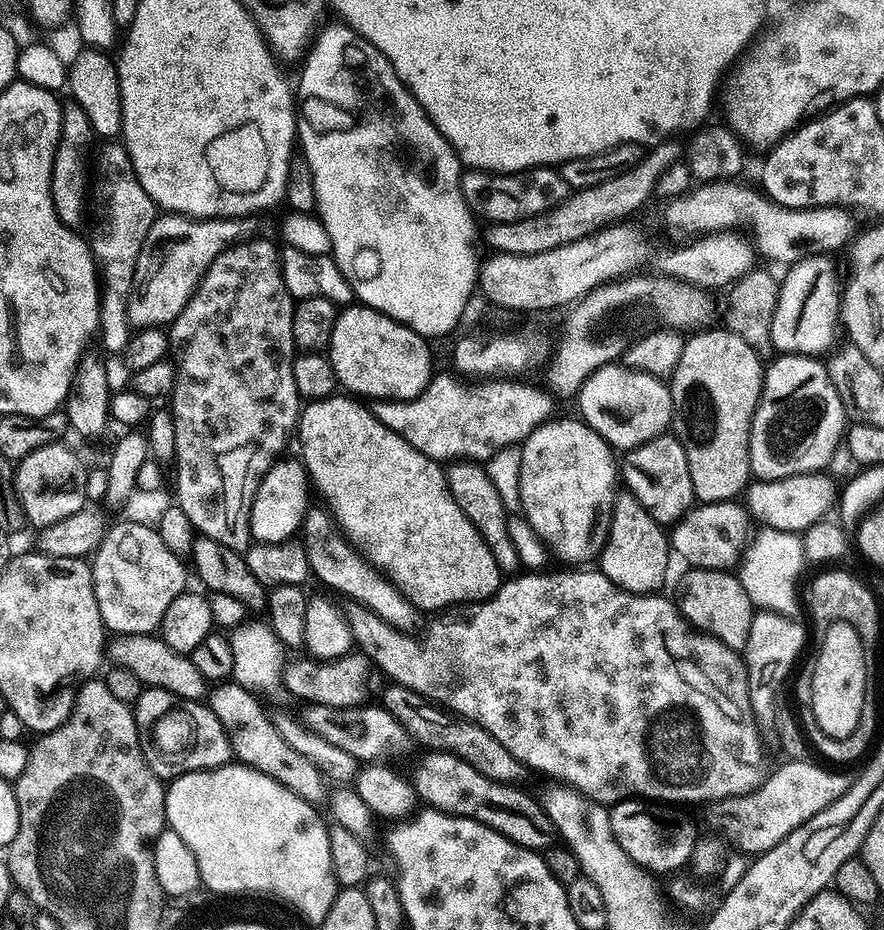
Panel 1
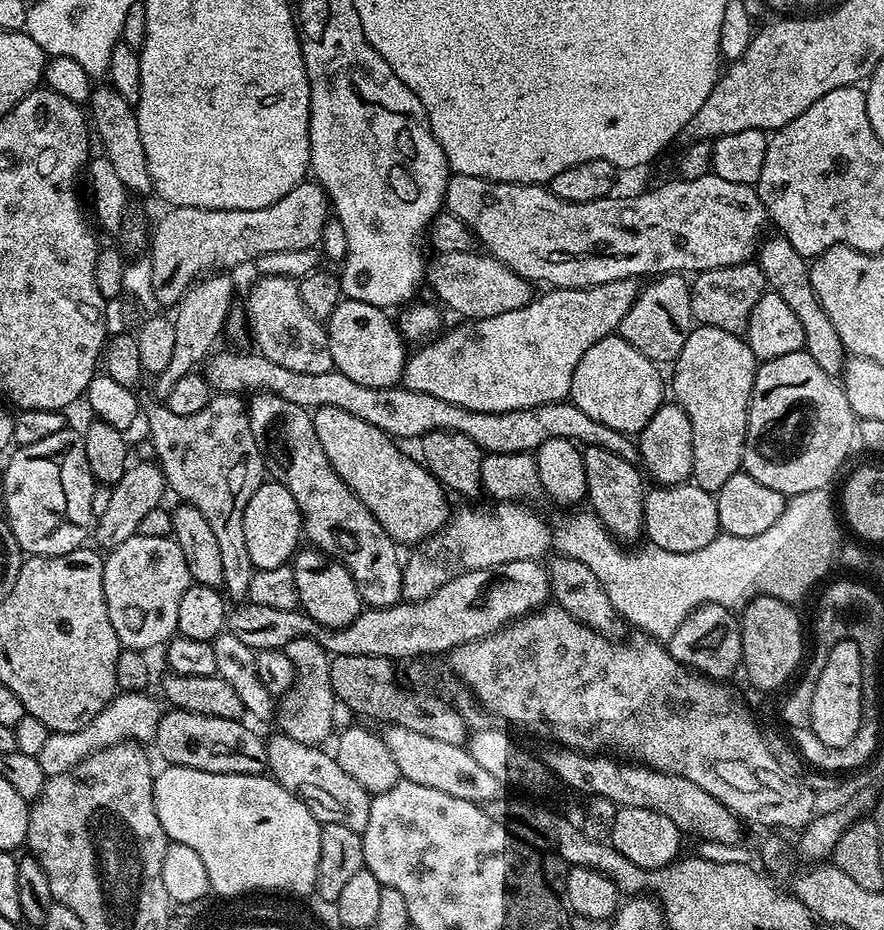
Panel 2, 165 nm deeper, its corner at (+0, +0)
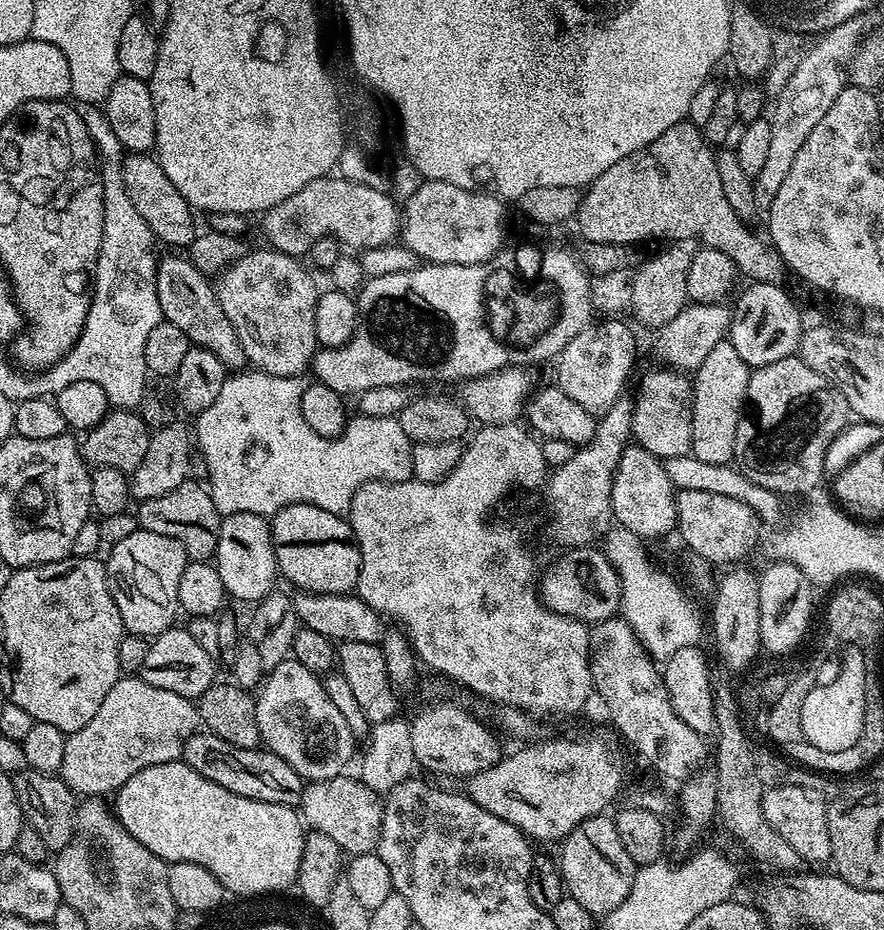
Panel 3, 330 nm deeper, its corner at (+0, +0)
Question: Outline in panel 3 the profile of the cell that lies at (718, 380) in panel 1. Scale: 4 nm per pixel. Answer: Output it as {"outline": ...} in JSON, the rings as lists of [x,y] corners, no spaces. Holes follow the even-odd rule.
{"outline":[[[722,342],[706,354],[706,362],[694,373],[692,391],[692,450],[691,455],[702,458],[702,462],[715,464],[732,464],[736,454],[736,435],[738,422],[746,408],[748,398],[748,377],[750,369],[746,362],[742,362],[742,354],[734,350],[731,342]]]}

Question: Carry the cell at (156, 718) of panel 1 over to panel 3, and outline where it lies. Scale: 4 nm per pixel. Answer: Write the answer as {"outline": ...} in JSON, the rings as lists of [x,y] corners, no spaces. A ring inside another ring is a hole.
{"outline":[[[197,730],[191,736],[184,747],[182,759],[185,764],[198,770],[202,778],[210,778],[210,782],[242,798],[296,806],[300,803],[300,797],[304,795],[305,781],[300,779],[299,774],[287,762],[278,758],[278,754],[263,747],[239,748],[207,730]]]}

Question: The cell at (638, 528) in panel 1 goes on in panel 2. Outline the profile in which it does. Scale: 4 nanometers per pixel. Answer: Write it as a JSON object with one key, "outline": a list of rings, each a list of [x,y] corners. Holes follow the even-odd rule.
{"outline":[[[585,447],[582,455],[588,479],[586,500],[587,503],[592,503],[589,504],[591,511],[595,512],[596,517],[604,523],[606,530],[611,536],[615,536],[617,541],[641,539],[646,491],[645,477],[641,469],[636,464],[626,462],[626,458],[618,458],[618,454],[610,454],[610,450]]]}

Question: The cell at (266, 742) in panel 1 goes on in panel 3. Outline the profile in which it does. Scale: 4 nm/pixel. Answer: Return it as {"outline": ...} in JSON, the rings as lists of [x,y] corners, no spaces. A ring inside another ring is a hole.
{"outline":[[[345,774],[329,780],[305,783],[299,807],[302,819],[309,829],[321,832],[338,842],[341,852],[349,857],[375,852],[380,841],[384,806],[381,793],[376,792],[355,775]]]}

